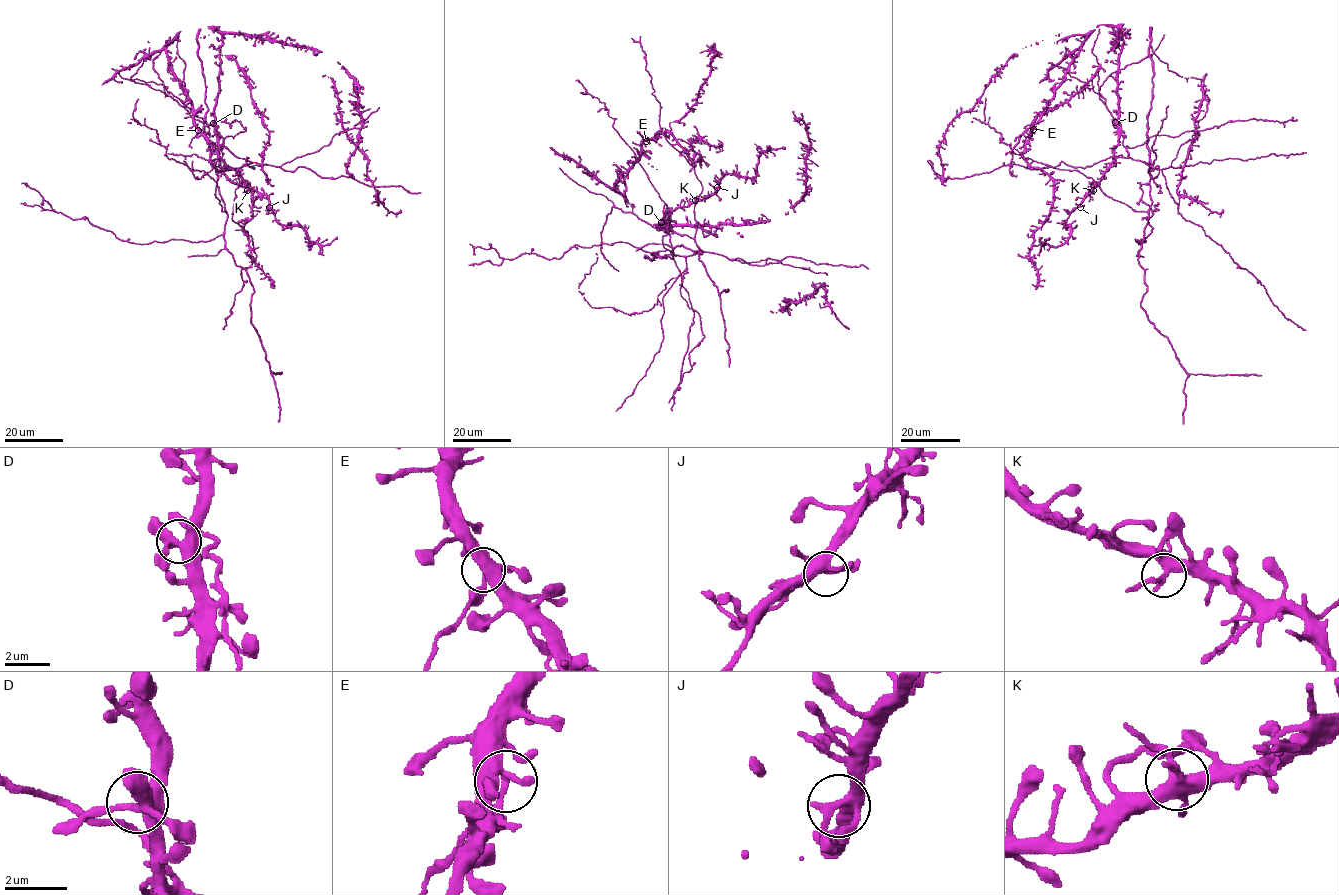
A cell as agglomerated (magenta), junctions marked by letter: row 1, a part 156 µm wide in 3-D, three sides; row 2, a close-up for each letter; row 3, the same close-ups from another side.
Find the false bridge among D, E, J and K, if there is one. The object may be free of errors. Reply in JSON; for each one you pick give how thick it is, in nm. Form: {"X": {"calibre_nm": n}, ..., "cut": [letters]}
{"E": {"calibre_nm": 320}, "cut": ["E"]}

